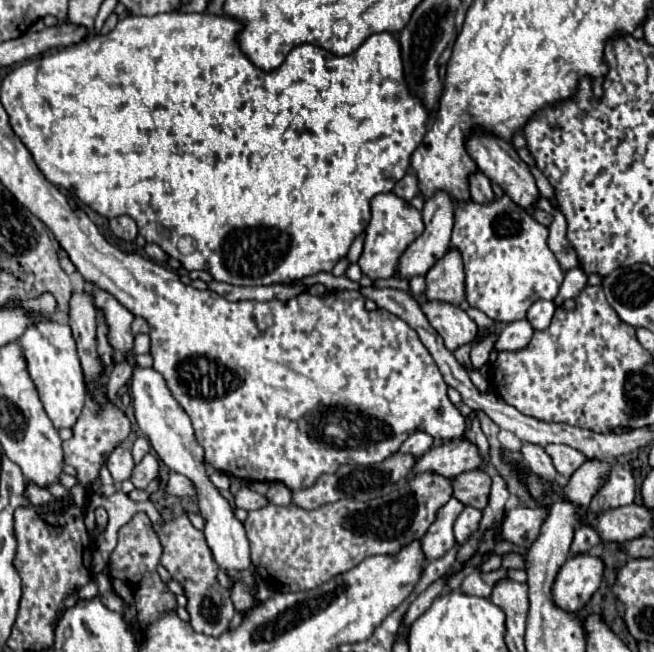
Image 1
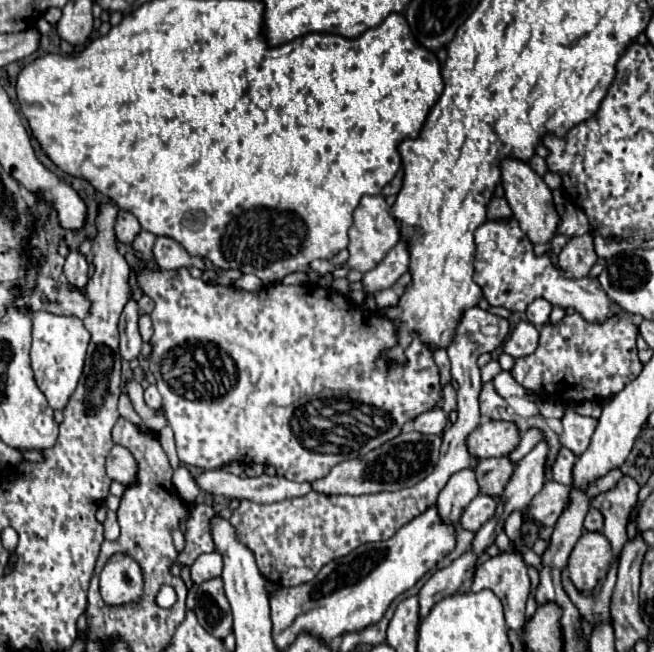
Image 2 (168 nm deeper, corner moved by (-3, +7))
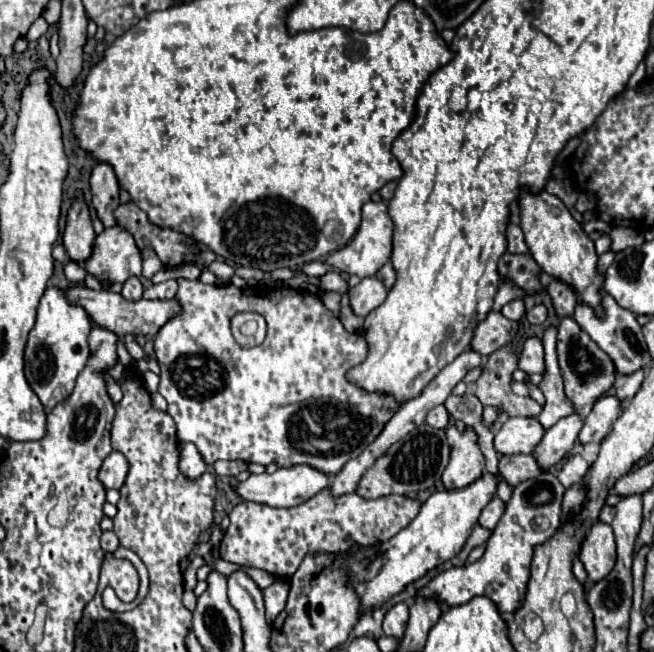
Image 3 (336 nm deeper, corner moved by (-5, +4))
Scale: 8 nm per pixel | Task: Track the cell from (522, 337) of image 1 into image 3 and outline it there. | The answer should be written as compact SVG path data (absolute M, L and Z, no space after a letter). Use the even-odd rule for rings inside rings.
M530 336L524 340L520 356L518 356L518 368L524 370L526 374L544 372L544 348L538 336Z

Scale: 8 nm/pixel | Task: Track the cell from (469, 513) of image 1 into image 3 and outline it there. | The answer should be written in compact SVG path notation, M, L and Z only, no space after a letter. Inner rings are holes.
M492 498L486 506L484 506L484 510L482 510L482 514L480 514L480 518L478 518L478 524L482 526L482 528L486 528L486 530L494 530L496 528L496 524L498 524L498 520L502 518L502 514L504 514L504 502L500 500L500 498Z

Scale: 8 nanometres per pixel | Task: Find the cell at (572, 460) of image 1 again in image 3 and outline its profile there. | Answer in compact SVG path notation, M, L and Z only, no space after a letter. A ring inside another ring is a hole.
M614 396L598 400L590 410L590 414L584 418L582 430L578 434L580 444L590 444L590 442L600 444L612 430L612 424L620 416L620 412L622 412L622 400Z

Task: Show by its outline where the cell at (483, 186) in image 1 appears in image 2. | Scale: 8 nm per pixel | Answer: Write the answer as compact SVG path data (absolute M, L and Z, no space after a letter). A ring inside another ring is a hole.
M494 197L490 201L490 207L488 207L488 219L490 221L508 221L512 219L512 211L508 207L508 201L506 199L500 199L500 197Z

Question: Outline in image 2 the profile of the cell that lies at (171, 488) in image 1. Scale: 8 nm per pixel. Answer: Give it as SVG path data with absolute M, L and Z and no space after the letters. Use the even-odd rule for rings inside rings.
M212 469L204 471L198 479L200 489L214 493L214 495L224 495L230 499L248 499L254 503L276 503L284 501L290 497L302 497L312 491L312 485L308 481L296 483L280 475L258 475L258 477L238 477L232 475L224 469Z

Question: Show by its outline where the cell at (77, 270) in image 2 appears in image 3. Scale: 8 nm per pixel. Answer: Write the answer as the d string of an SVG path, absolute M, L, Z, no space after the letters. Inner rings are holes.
M78 194L76 202L68 212L68 222L62 240L64 240L66 254L72 262L84 264L92 256L96 234L92 230L92 220L88 214L88 206L82 200L82 194Z

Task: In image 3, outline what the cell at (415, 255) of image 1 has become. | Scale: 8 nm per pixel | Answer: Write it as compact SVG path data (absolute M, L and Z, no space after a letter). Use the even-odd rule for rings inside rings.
M368 276L368 278L362 278L358 286L350 288L348 296L350 296L350 304L352 304L354 314L366 316L368 312L378 308L386 300L388 288L384 286L384 282L380 278Z

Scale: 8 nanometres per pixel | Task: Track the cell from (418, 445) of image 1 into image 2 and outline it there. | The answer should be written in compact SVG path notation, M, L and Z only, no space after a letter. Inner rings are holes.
M434 407L426 413L420 413L416 419L414 419L414 429L420 431L420 433L434 433L434 435L440 435L444 431L448 423L448 417L446 413L440 409L440 407Z

